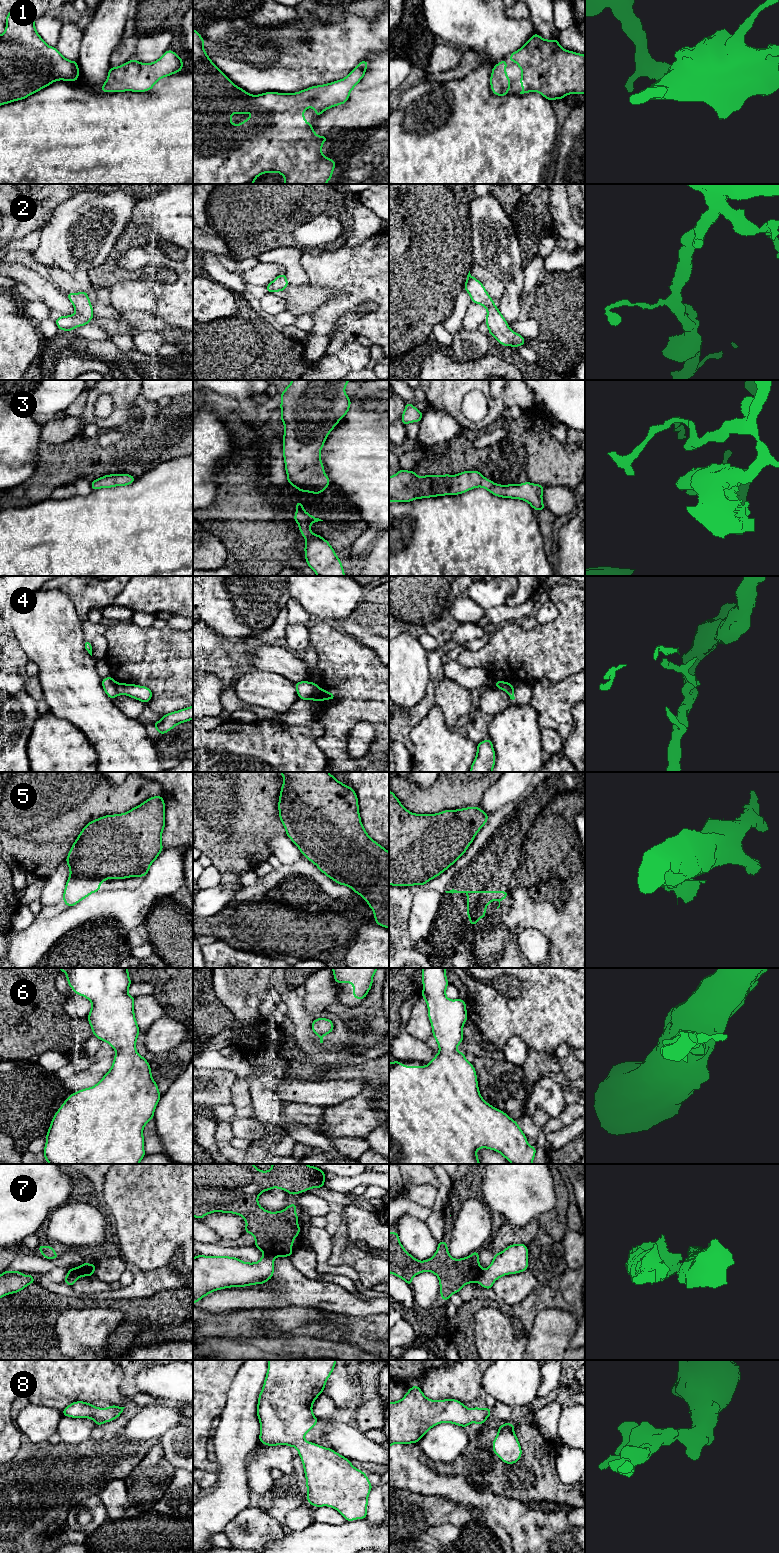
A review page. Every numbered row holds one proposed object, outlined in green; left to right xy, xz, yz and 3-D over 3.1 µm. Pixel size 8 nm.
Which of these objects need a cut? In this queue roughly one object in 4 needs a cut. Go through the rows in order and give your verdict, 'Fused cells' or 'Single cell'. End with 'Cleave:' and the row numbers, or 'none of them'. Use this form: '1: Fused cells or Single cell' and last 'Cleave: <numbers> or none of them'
1: Single cell
2: Single cell
3: Single cell
4: Fused cells
5: Single cell
6: Single cell
7: Fused cells
8: Single cell
Cleave: 4, 7

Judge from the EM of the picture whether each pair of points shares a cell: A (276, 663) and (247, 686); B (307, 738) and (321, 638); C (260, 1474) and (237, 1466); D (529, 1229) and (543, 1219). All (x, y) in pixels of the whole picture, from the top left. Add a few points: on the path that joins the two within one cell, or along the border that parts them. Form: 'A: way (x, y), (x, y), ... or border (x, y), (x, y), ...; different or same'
A: border (255, 668), (261, 671), (278, 673), (288, 680); different
B: border (315, 719), (323, 726), (315, 744); different
C: border (246, 1467), (247, 1485), (250, 1489); different
D: border (537, 1218), (541, 1231); different

